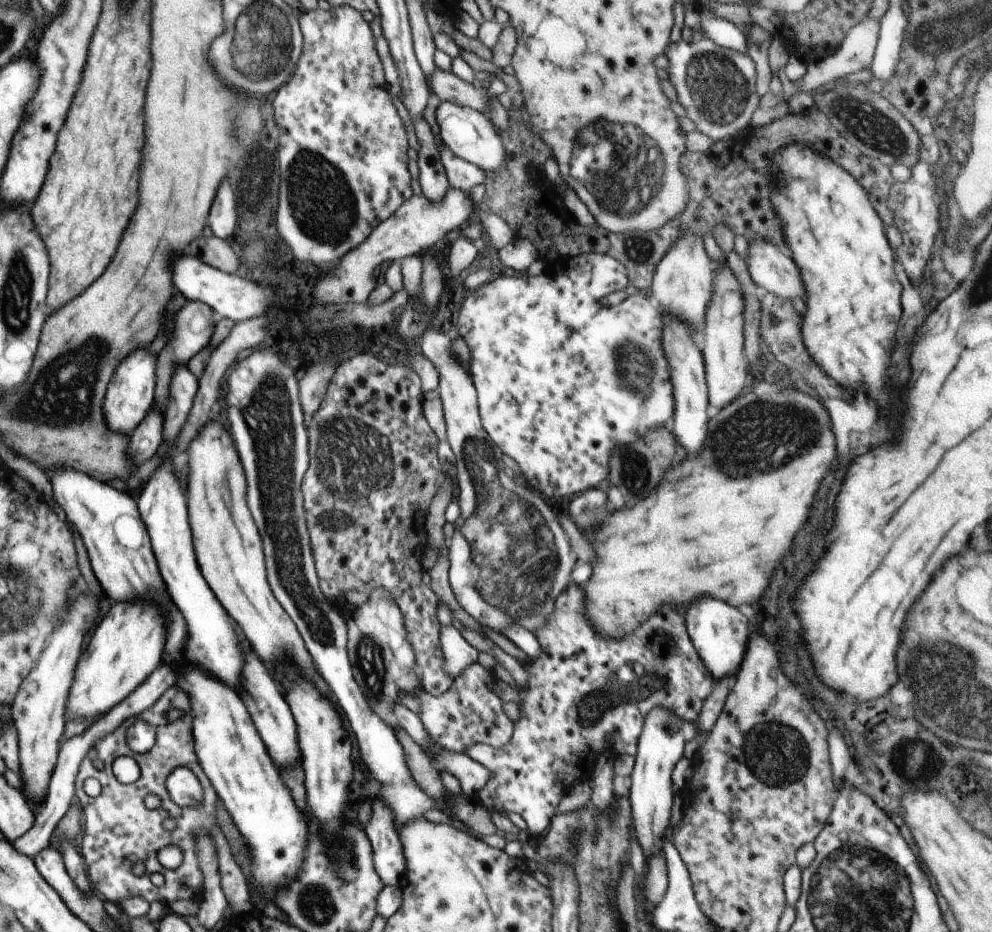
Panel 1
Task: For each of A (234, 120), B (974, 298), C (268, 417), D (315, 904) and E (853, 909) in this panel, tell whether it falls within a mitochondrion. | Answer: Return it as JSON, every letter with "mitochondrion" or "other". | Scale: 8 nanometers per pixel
{"A":"mitochondrion","B":"mitochondrion","C":"mitochondrion","D":"mitochondrion","E":"mitochondrion"}

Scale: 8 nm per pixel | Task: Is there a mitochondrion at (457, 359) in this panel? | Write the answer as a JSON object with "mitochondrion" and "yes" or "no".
{"mitochondrion":"no"}

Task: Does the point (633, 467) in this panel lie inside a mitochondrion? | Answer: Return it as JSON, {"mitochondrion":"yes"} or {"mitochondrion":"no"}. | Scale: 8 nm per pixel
{"mitochondrion":"yes"}

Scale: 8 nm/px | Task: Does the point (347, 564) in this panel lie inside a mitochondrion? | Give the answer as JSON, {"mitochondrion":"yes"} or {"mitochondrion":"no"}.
{"mitochondrion":"no"}

